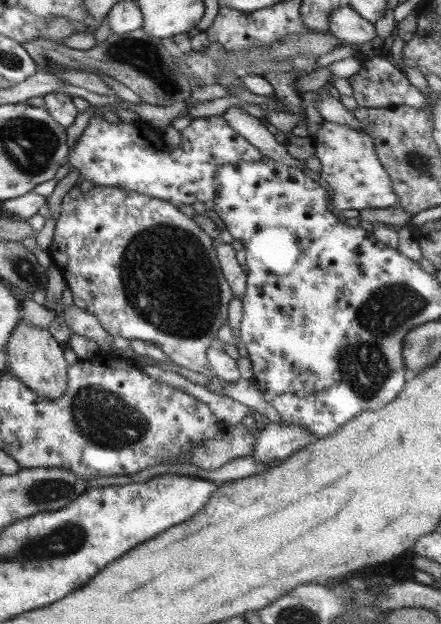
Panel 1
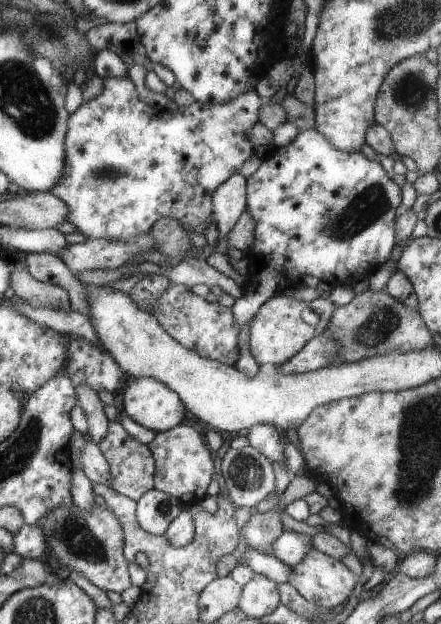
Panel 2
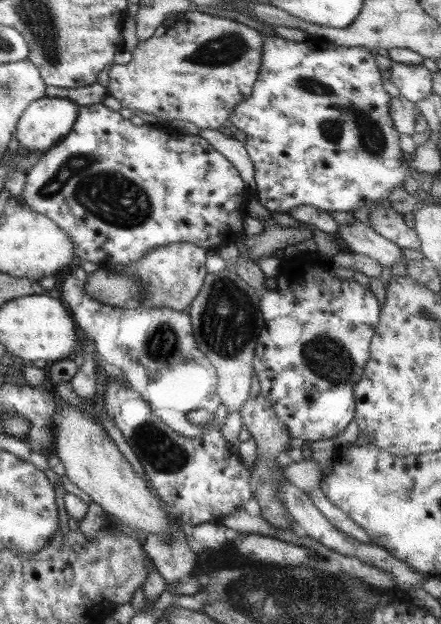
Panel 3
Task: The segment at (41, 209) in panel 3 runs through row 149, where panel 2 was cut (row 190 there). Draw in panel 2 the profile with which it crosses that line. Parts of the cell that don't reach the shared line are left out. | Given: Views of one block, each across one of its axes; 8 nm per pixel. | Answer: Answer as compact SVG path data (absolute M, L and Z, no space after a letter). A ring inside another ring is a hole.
M129 76L125 78L103 78L103 88L100 88L98 95L91 100L81 103L77 110L68 114L67 128L63 142L63 152L65 152L65 160L63 160L63 168L61 168L61 176L57 176L57 182L49 188L49 192L56 196L67 205L66 221L73 224L75 232L79 232L89 239L102 238L105 240L114 240L117 242L125 242L125 240L133 240L133 236L137 236L139 232L149 232L151 226L159 220L159 218L171 218L176 220L183 230L190 235L205 234L205 228L211 226L211 196L215 192L217 186L221 186L229 176L233 176L233 172L239 172L243 163L255 152L261 152L258 148L253 147L253 144L245 138L245 132L250 126L257 124L257 110L261 108L261 103L264 101L259 98L254 90L243 92L241 96L235 96L229 102L223 104L209 104L199 101L193 101L189 106L177 106L176 110L170 112L166 108L161 108L157 105L150 105L141 102L137 98L137 92Z

